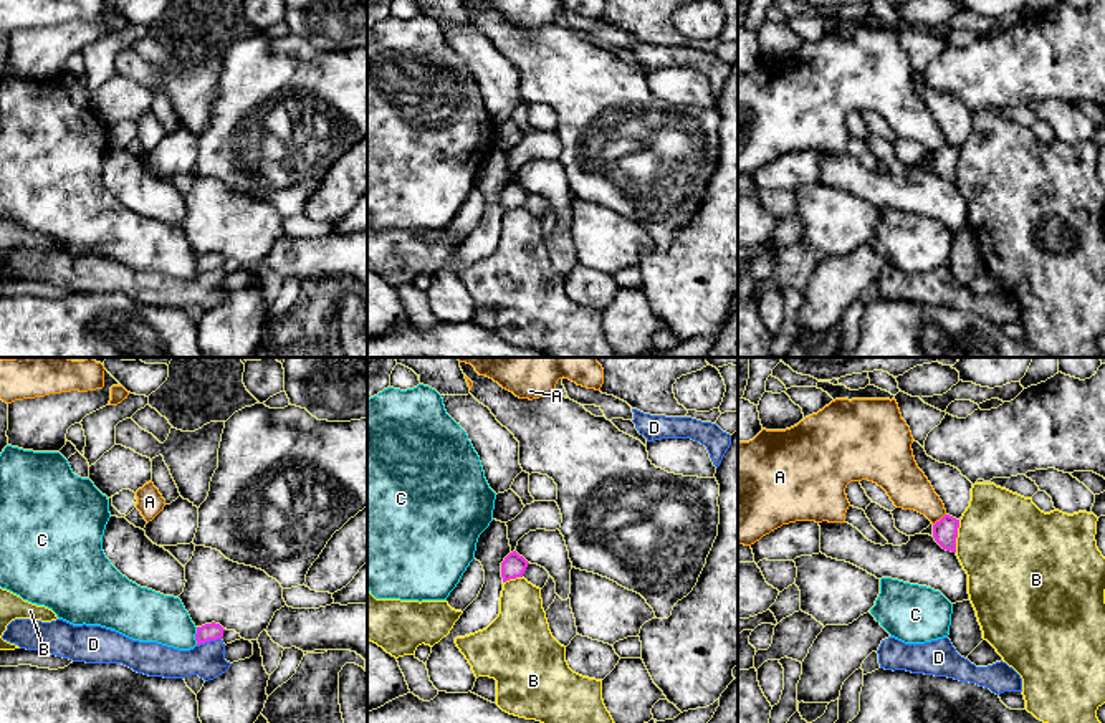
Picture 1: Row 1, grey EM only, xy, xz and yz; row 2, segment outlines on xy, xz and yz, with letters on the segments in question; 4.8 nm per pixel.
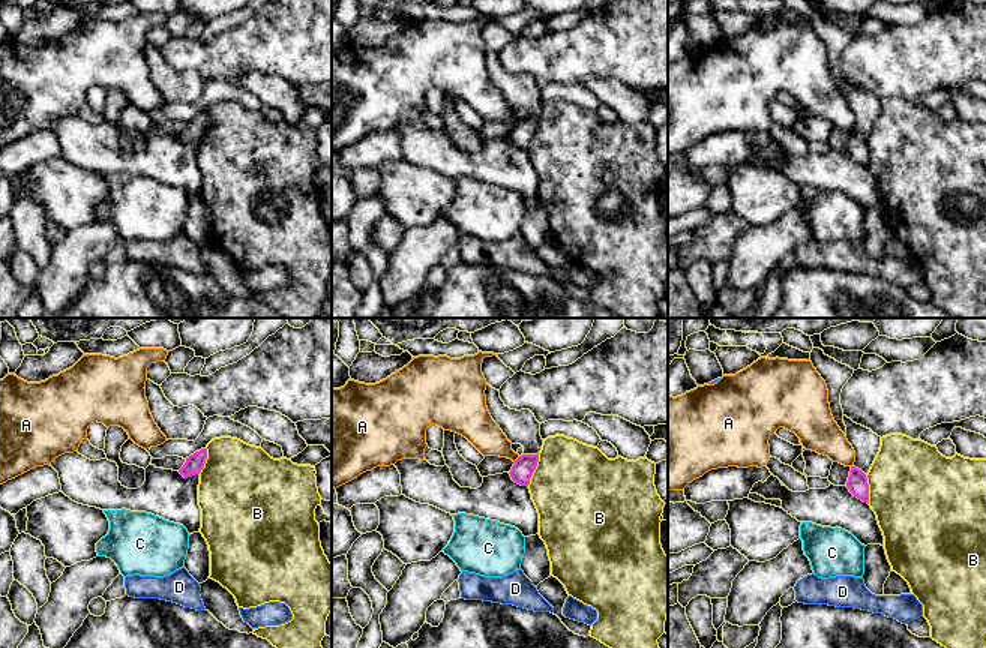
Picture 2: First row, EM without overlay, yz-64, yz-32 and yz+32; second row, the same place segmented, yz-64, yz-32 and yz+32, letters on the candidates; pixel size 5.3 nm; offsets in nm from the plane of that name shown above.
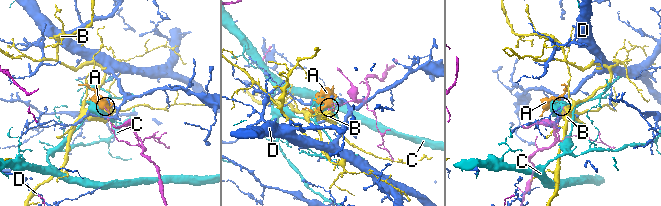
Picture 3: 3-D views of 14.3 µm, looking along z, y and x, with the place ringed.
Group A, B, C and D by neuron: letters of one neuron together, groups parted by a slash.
A / B / C / D

